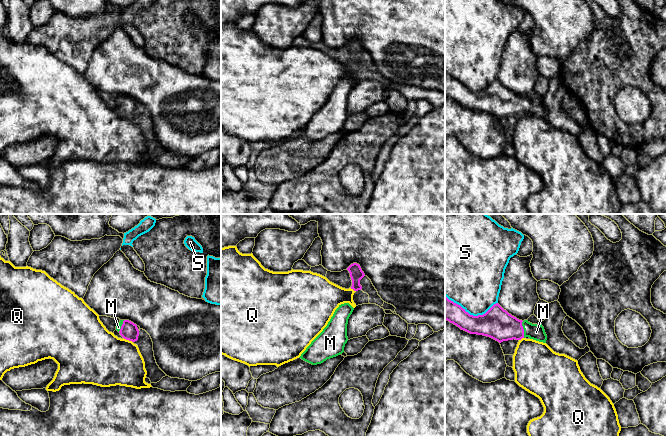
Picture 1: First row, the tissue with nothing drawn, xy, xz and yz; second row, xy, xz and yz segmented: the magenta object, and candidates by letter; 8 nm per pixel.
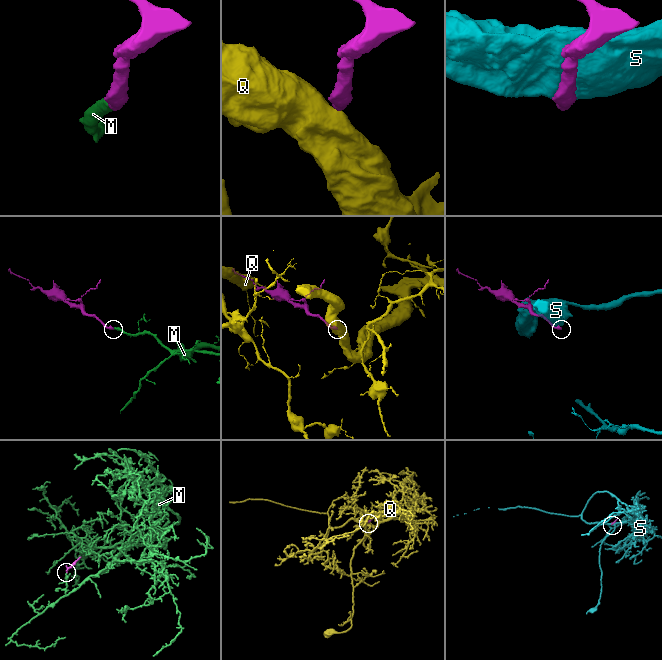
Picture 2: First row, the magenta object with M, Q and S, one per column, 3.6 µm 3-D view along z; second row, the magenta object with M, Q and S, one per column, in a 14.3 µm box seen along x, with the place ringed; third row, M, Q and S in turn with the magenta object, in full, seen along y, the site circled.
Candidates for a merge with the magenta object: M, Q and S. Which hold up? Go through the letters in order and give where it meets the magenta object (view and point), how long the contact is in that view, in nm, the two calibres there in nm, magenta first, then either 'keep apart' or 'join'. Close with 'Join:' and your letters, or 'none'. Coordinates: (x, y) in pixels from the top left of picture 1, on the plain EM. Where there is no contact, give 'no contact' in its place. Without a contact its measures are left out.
M: contact yz (523, 105); length 140 nm; calibres 240 and 130 nm; join
Q: contact xy (128, 115); length 90 nm; calibres 140 and 420 nm; keep apart
S: contact yz (471, 91); length 420 nm; calibres 240 and 420 nm; keep apart
Join: M

